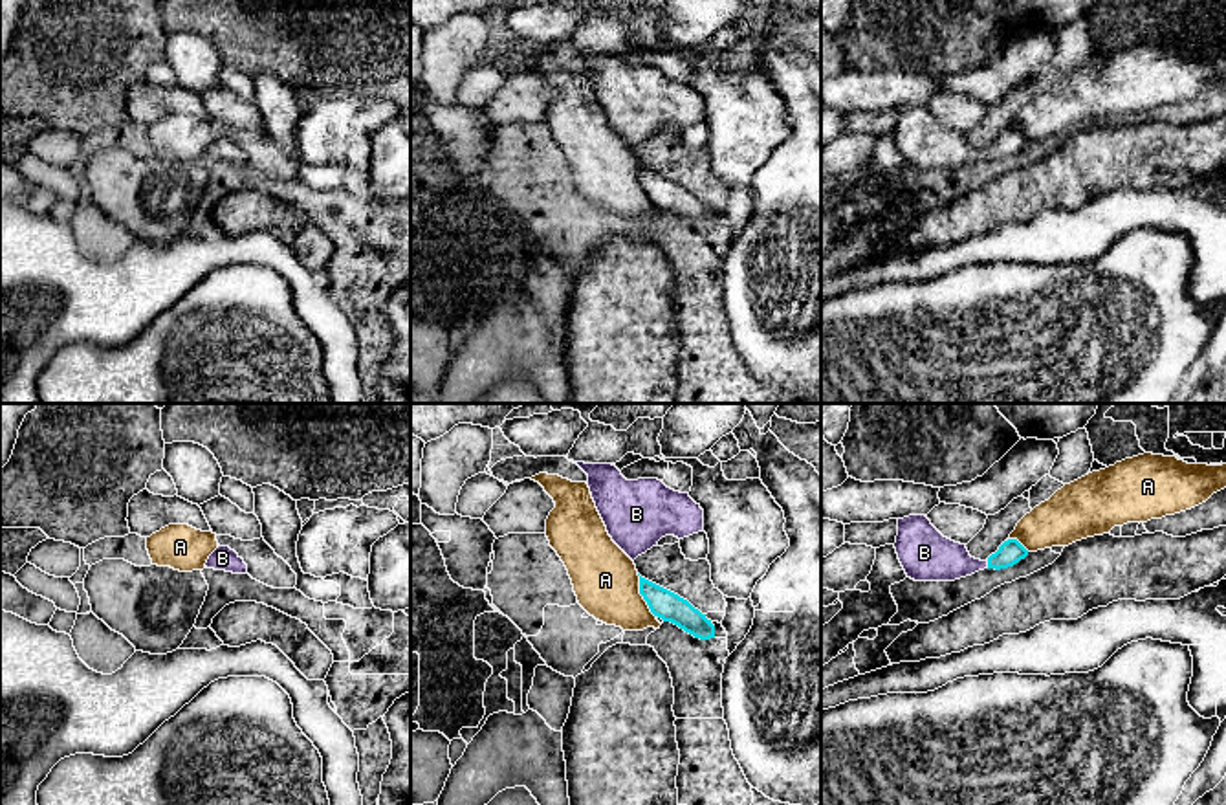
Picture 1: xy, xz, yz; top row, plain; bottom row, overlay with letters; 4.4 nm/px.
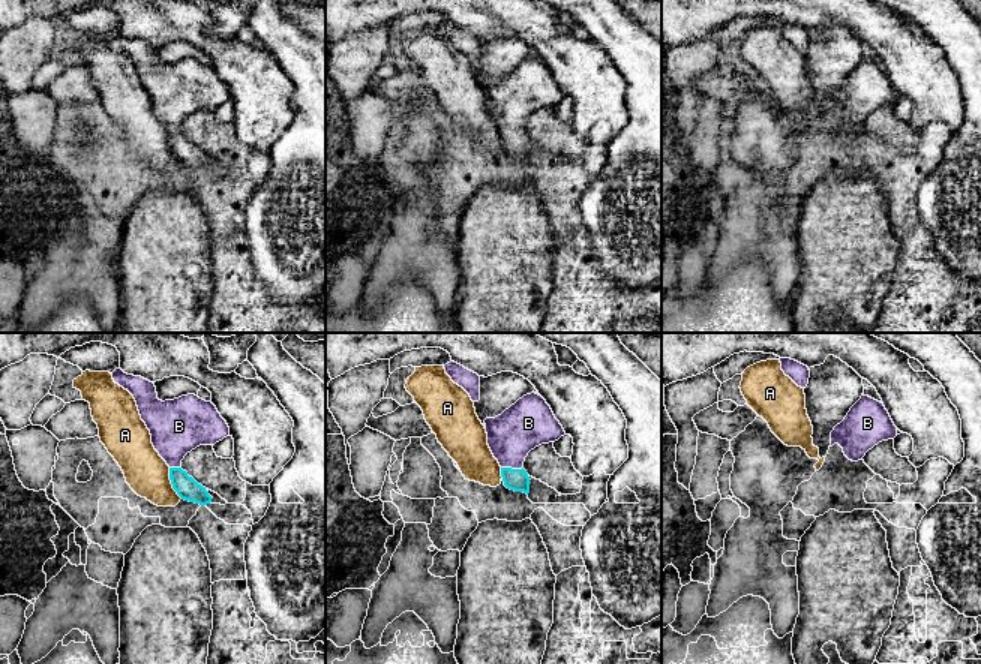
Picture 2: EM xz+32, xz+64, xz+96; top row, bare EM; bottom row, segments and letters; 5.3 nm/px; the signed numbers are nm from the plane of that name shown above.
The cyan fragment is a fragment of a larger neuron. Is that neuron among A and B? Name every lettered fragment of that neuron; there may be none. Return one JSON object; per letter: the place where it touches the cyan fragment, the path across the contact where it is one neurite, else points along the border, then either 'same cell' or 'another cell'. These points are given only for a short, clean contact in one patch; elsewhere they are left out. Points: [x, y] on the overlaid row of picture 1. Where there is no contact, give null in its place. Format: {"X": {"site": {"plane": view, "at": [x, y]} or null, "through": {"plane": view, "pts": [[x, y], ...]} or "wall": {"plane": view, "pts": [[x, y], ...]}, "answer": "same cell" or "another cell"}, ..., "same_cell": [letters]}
{"A": {"site": {"plane": "xz", "at": [642, 595]}, "answer": "another cell"}, "B": {"site": {"plane": "yz", "at": [988, 565]}, "answer": "same cell"}, "same_cell": ["B"]}

